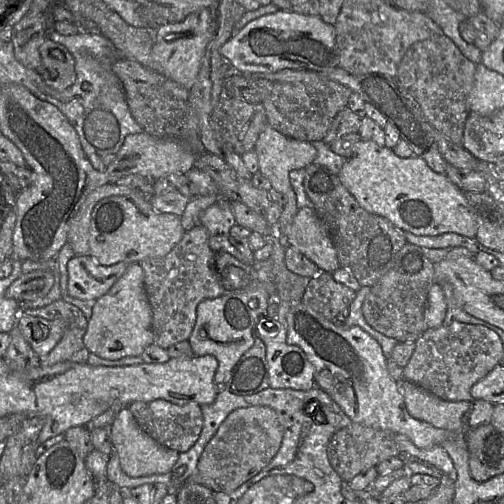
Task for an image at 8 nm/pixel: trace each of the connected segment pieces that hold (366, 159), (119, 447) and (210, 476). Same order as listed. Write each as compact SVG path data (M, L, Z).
M362 139L355 144L351 155L346 158L338 177L363 209L388 219L405 232L419 236L456 233L475 239L477 223L464 196L465 191L451 182L446 175L431 170L420 157L400 158L393 149Z
M128 407L122 409L112 422L111 442L122 471L133 478L166 474L173 469L179 457L179 452L160 445L143 431Z
M267 406L233 410L220 424L201 453L192 479L212 492L230 493L259 473L278 451L283 428L276 412Z

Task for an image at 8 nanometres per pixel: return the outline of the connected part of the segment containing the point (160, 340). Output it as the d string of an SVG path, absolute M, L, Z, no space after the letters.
M197 223L185 230L179 242L165 256L138 262L144 271L144 288L152 310L154 343L163 349L187 341L196 320L196 308L206 299L222 295L213 271L215 252L209 246L207 230Z

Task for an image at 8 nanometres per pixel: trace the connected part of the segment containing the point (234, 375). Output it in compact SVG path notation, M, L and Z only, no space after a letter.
M253 331L253 345L229 372L225 383L218 385L241 396L248 396L269 387L266 371L265 345Z

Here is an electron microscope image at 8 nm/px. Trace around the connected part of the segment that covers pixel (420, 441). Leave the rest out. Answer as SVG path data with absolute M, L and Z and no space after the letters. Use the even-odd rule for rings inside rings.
M300 300L291 302L286 324L286 343L303 350L314 368L315 386L326 392L351 422L386 430L394 435L404 434L420 449L442 445L447 439L459 439L466 446L465 428L459 433L450 433L408 414L399 383L388 373L381 346L363 329L334 323Z

